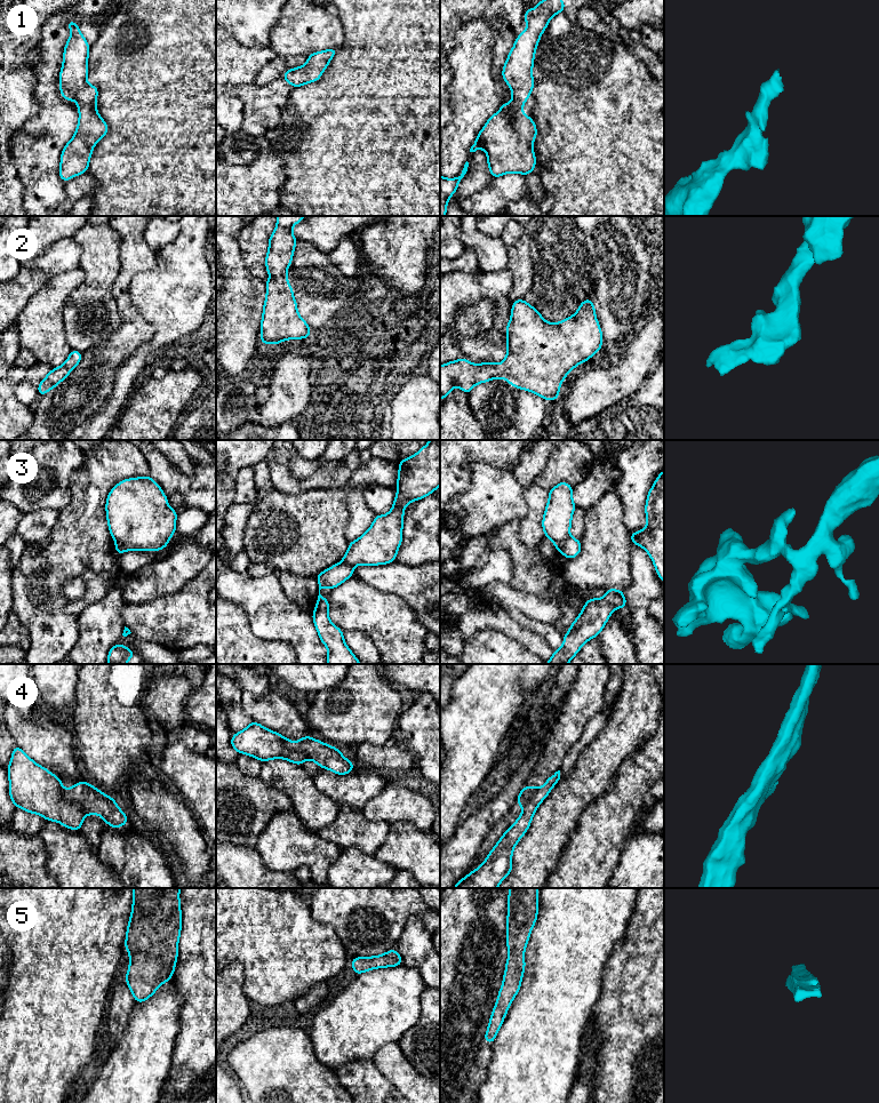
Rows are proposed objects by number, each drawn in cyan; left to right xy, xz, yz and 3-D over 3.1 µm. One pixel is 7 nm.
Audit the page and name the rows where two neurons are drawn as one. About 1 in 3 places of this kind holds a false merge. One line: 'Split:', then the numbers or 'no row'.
Split: 3, 4

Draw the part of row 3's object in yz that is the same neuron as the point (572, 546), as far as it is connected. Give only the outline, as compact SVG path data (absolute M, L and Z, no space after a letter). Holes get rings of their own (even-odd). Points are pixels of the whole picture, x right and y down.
M569 536L564 543L561 554L564 554L568 560L570 560L581 553L581 549L581 541Z

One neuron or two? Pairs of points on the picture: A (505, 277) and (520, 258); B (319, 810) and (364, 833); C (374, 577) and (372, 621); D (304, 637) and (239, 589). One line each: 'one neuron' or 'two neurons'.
A: two neurons
B: two neurons
C: two neurons
D: one neuron

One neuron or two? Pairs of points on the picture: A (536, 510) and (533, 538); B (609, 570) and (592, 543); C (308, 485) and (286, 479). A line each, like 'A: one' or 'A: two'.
A: one
B: one
C: one

